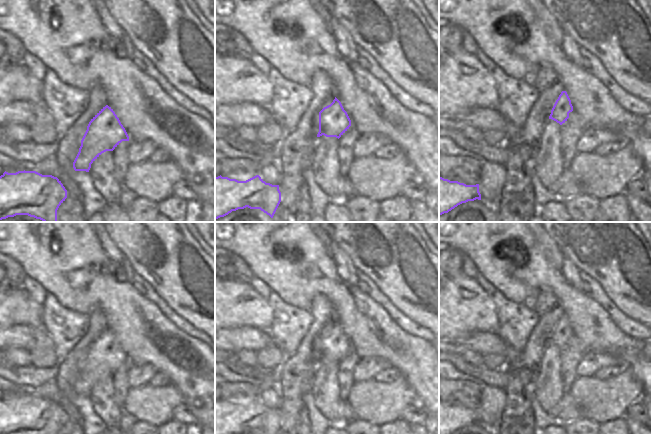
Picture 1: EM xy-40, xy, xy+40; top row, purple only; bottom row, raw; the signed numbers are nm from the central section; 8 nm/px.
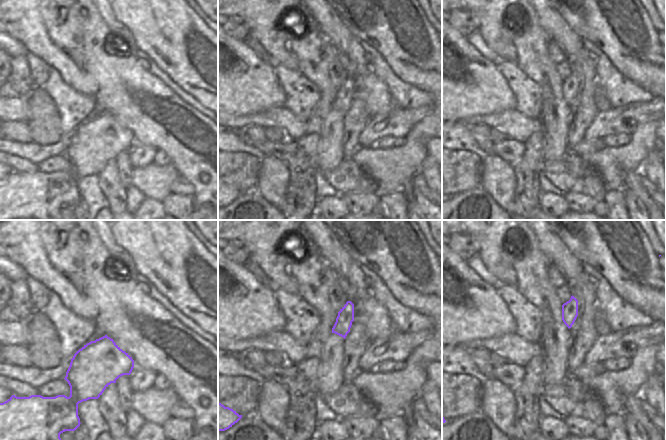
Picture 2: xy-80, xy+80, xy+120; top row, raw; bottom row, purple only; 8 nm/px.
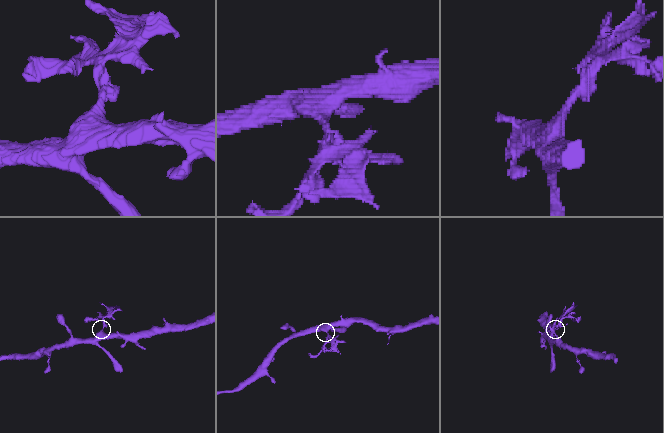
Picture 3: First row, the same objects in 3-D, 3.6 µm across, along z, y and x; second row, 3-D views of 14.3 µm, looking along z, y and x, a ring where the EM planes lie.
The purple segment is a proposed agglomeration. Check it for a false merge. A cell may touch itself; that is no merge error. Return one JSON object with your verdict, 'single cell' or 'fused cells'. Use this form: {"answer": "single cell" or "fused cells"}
{"answer": "fused cells"}

